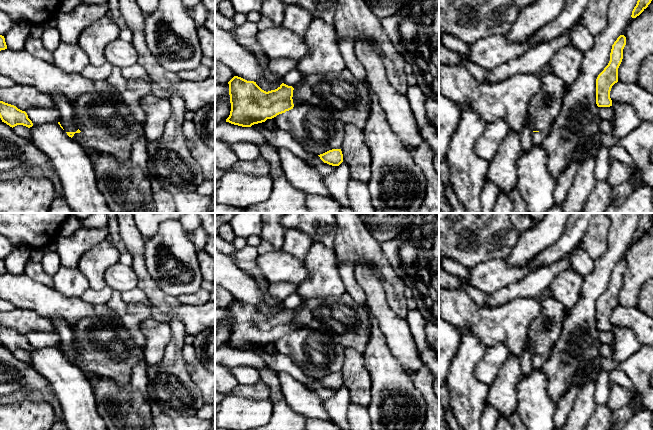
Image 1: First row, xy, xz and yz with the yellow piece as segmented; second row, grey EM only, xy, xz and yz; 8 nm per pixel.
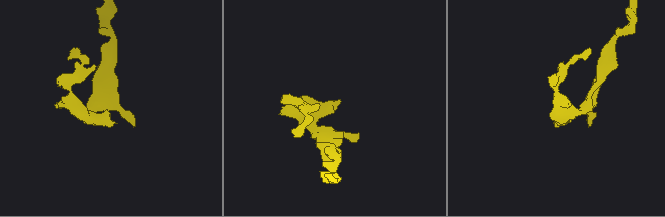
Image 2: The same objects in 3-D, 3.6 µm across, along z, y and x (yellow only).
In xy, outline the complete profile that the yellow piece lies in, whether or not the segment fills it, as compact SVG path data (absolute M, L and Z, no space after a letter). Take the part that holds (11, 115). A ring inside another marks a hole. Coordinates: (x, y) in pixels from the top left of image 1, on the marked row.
M0 101L0 118L2 122L10 127L23 125L28 128L33 126L32 121L28 118L25 111L18 109L16 106Z

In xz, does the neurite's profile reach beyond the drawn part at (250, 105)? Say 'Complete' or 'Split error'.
Split error

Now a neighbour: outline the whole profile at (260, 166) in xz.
M262 156L251 161L239 160L231 171L250 175L269 175L270 163Z

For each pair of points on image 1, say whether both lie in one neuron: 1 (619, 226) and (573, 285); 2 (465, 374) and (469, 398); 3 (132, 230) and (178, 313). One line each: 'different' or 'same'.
1: different
2: same
3: different

